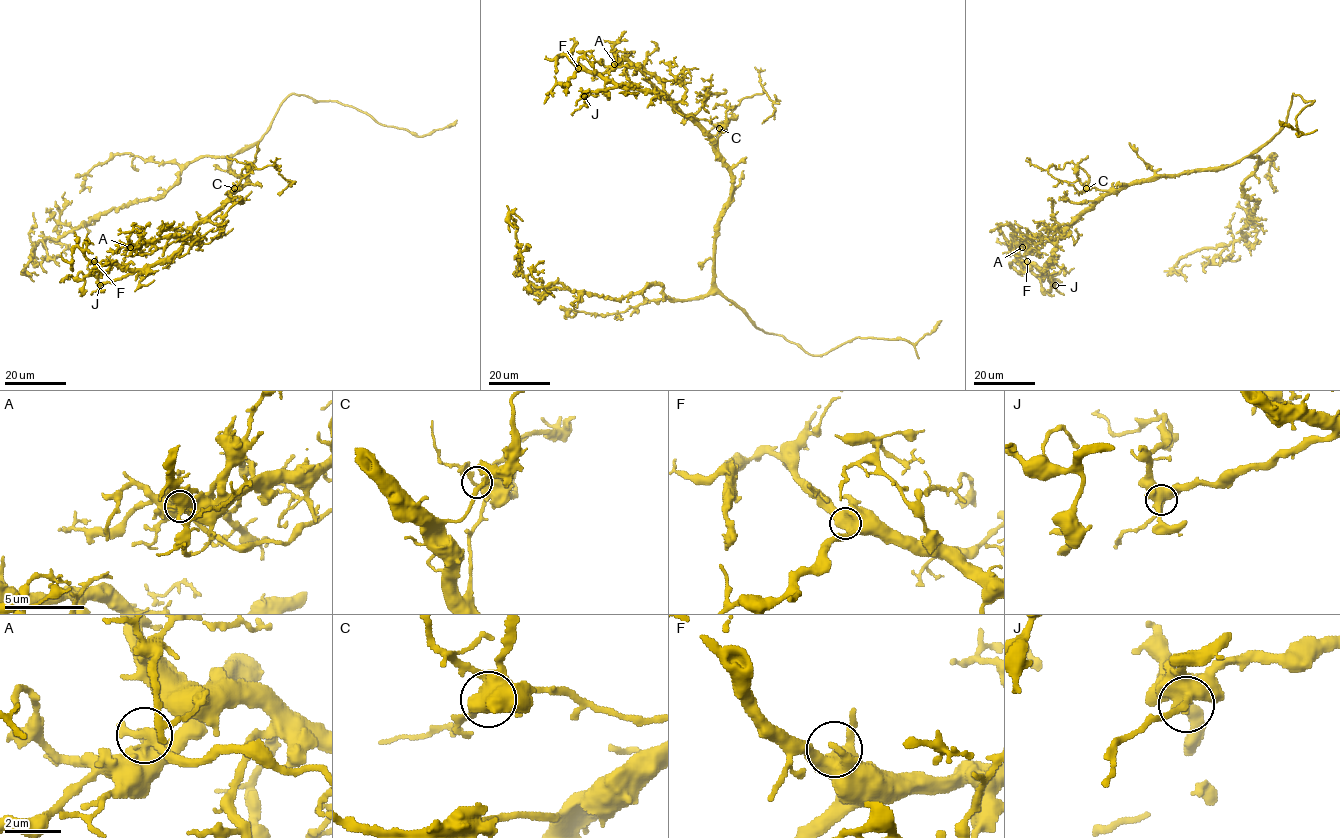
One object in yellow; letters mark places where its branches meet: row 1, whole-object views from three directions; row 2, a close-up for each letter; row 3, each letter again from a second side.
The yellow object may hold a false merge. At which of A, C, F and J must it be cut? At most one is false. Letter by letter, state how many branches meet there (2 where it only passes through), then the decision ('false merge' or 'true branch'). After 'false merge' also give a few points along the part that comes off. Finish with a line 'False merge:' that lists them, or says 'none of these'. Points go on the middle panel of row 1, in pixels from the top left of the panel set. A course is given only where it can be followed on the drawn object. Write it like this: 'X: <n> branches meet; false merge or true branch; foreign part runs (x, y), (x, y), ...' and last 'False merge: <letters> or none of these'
A: 3 branches meet; false merge; foreign part runs (614, 64), (634, 67), (643, 73), (681, 114), (699, 119), (717, 118)
C: 2 branches meet; true branch
F: 3 branches meet; true branch
J: 3 branches meet; true branch
False merge: A

